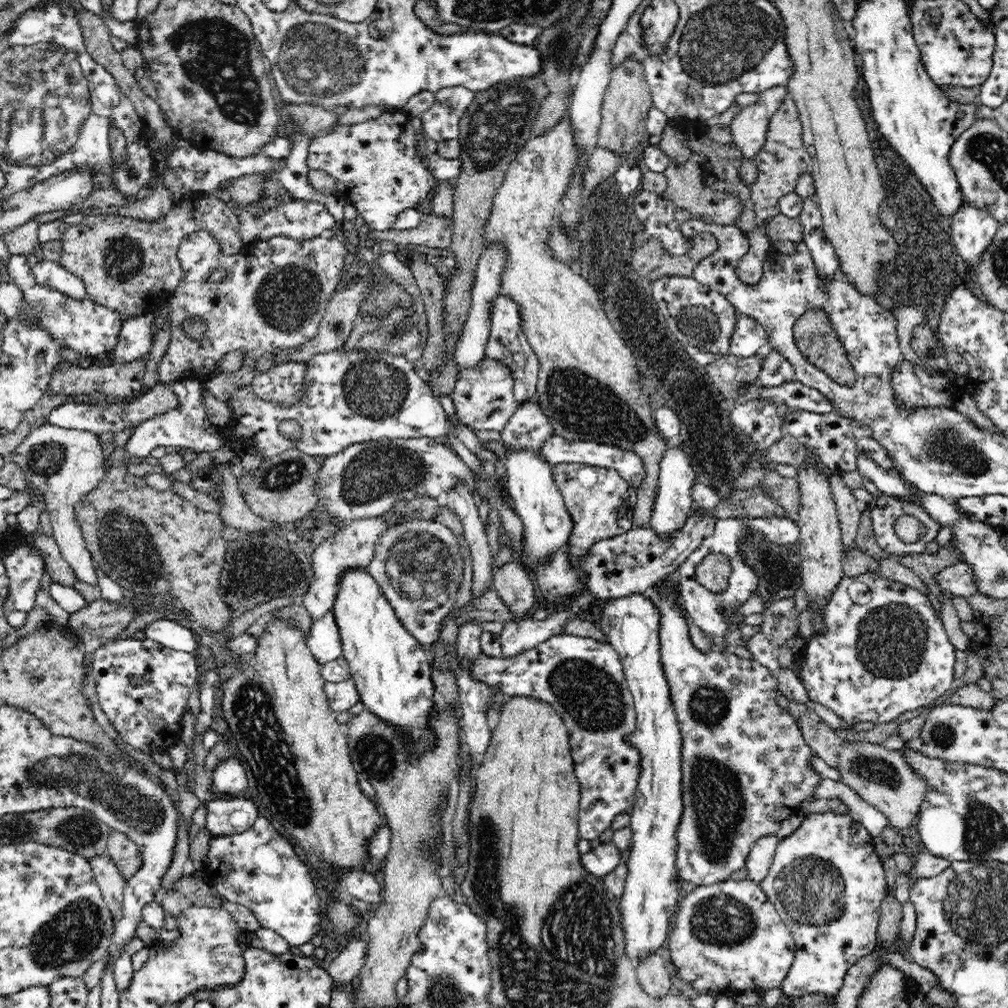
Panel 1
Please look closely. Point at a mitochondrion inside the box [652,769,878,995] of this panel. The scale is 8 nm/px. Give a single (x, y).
(810, 891)

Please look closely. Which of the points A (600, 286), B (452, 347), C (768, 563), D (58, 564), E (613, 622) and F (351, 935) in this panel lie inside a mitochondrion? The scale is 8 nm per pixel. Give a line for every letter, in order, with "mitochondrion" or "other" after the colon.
A: other
B: other
C: mitochondrion
D: other
E: mitochondrion
F: other

